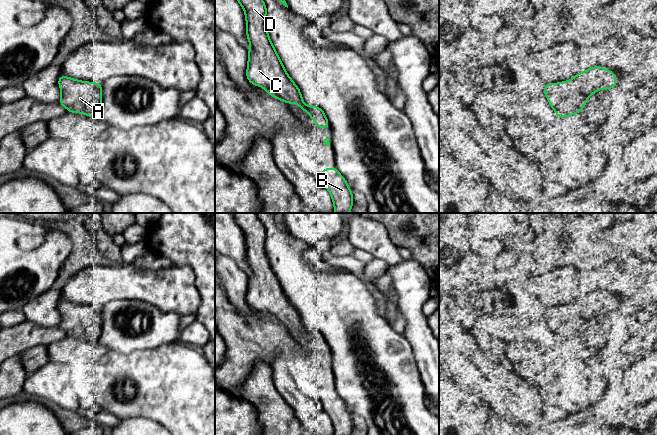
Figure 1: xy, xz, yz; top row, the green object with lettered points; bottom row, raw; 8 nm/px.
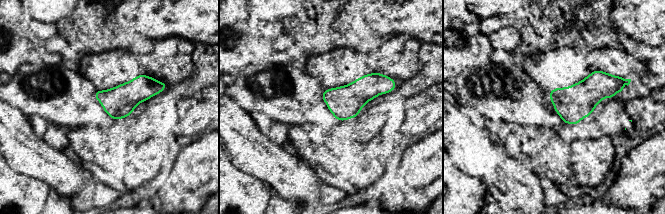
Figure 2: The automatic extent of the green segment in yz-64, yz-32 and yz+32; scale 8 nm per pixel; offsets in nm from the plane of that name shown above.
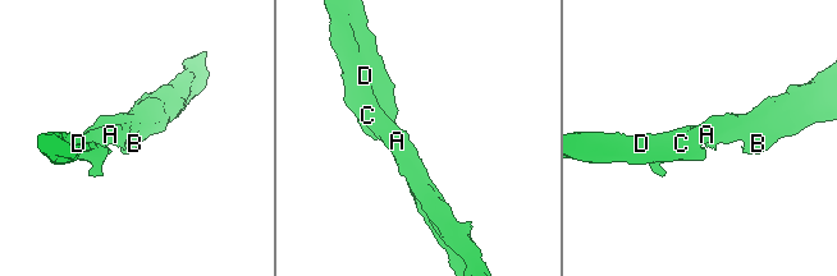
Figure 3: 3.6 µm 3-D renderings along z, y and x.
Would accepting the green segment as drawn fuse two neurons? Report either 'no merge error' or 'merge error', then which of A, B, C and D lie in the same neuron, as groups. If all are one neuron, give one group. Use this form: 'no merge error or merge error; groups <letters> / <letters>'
no merge error; groups A B C D

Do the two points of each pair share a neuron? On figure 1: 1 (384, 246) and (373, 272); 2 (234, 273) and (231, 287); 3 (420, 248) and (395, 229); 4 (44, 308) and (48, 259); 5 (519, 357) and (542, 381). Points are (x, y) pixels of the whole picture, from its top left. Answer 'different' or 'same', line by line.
1: different
2: same
3: same
4: different
5: same

